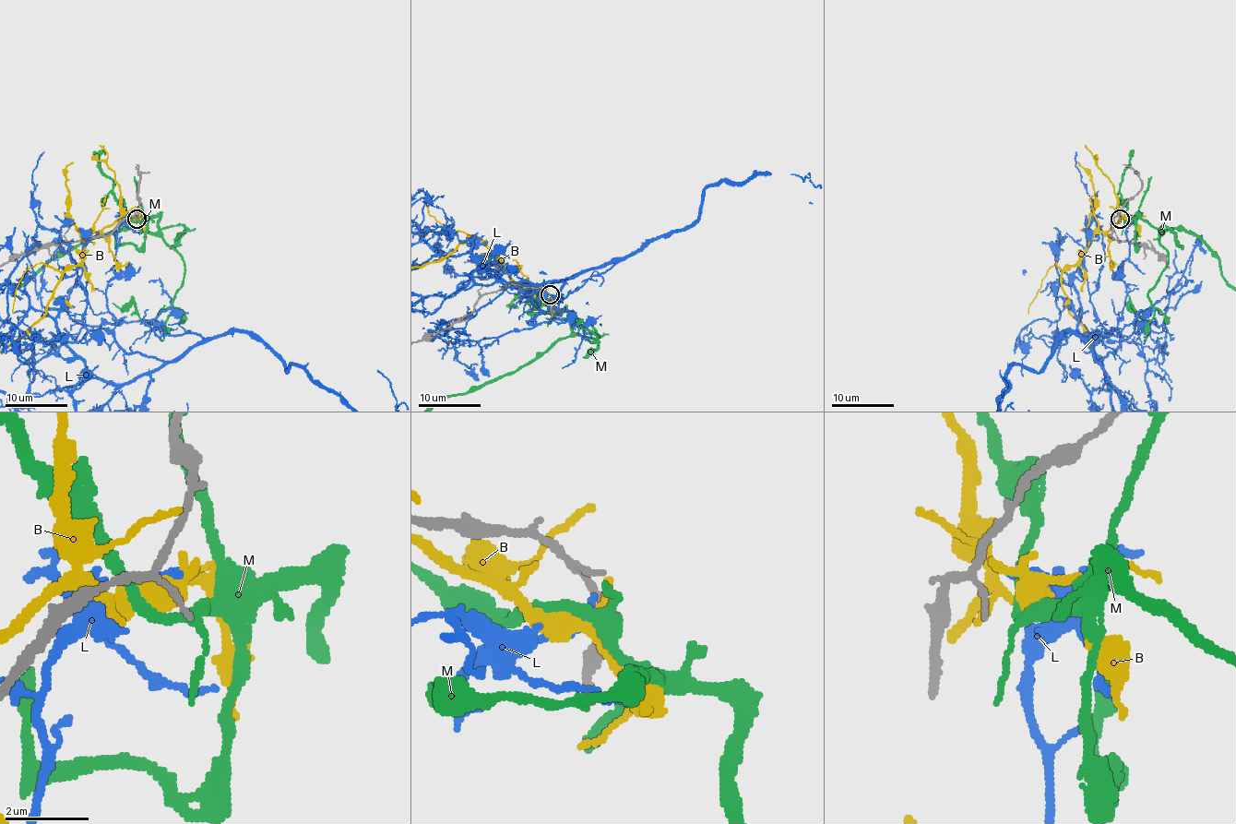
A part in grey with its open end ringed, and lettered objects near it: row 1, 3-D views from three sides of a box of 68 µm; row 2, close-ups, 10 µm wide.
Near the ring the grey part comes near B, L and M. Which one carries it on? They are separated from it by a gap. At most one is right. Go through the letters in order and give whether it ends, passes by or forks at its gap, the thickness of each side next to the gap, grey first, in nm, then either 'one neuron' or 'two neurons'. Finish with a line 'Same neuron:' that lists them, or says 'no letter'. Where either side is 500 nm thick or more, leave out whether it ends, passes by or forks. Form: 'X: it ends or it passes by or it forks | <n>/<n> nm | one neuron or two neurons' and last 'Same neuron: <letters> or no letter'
B: it forks | 120/400 nm | two neurons
L: it ends | 120/200 nm | two neurons
M: it forks | 120/200 nm | two neurons
Same neuron: no letter

